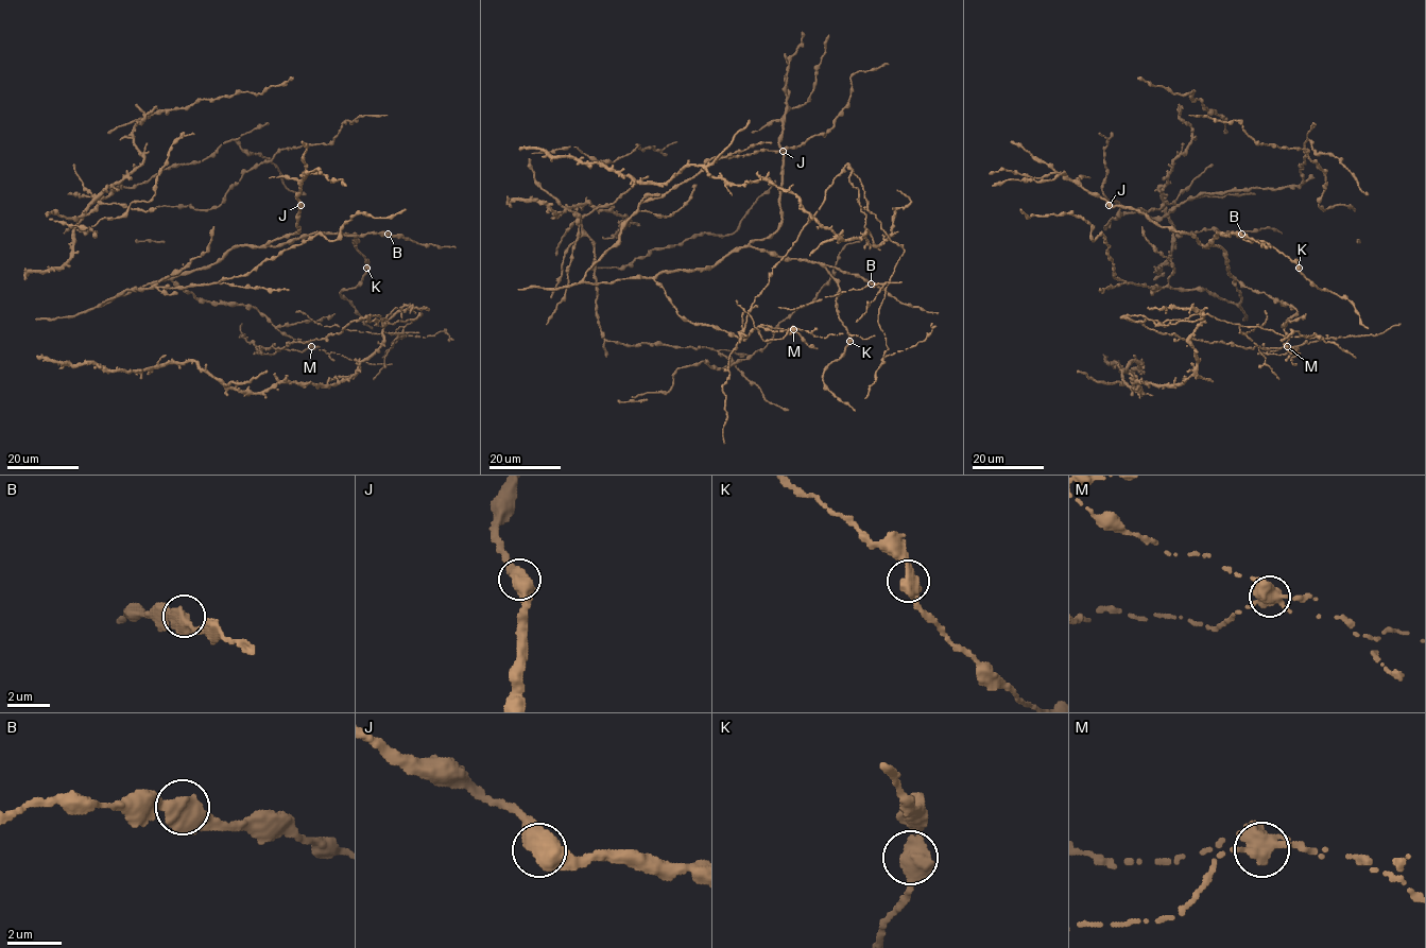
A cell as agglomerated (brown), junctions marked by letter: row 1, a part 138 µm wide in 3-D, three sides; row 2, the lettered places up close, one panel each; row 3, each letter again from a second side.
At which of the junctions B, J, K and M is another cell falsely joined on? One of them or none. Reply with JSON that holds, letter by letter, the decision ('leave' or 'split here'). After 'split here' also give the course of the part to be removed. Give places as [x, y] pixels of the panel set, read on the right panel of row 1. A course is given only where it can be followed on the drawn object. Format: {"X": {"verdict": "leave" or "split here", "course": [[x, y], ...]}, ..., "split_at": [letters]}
{"B": {"verdict": "leave"}, "J": {"verdict": "leave"}, "K": {"verdict": "leave"}, "M": {"verdict": "split here", "course": [[1287, 346], [1185, 340], [1121, 317], [1167, 326], [1207, 314], [1316, 337], [1281, 340]]}, "split_at": ["M"]}

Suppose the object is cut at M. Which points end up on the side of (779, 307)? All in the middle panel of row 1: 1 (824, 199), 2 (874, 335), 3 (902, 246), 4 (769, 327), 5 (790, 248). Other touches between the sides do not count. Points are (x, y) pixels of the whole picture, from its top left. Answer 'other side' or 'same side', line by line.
1: same side
2: other side
3: same side
4: other side
5: same side

